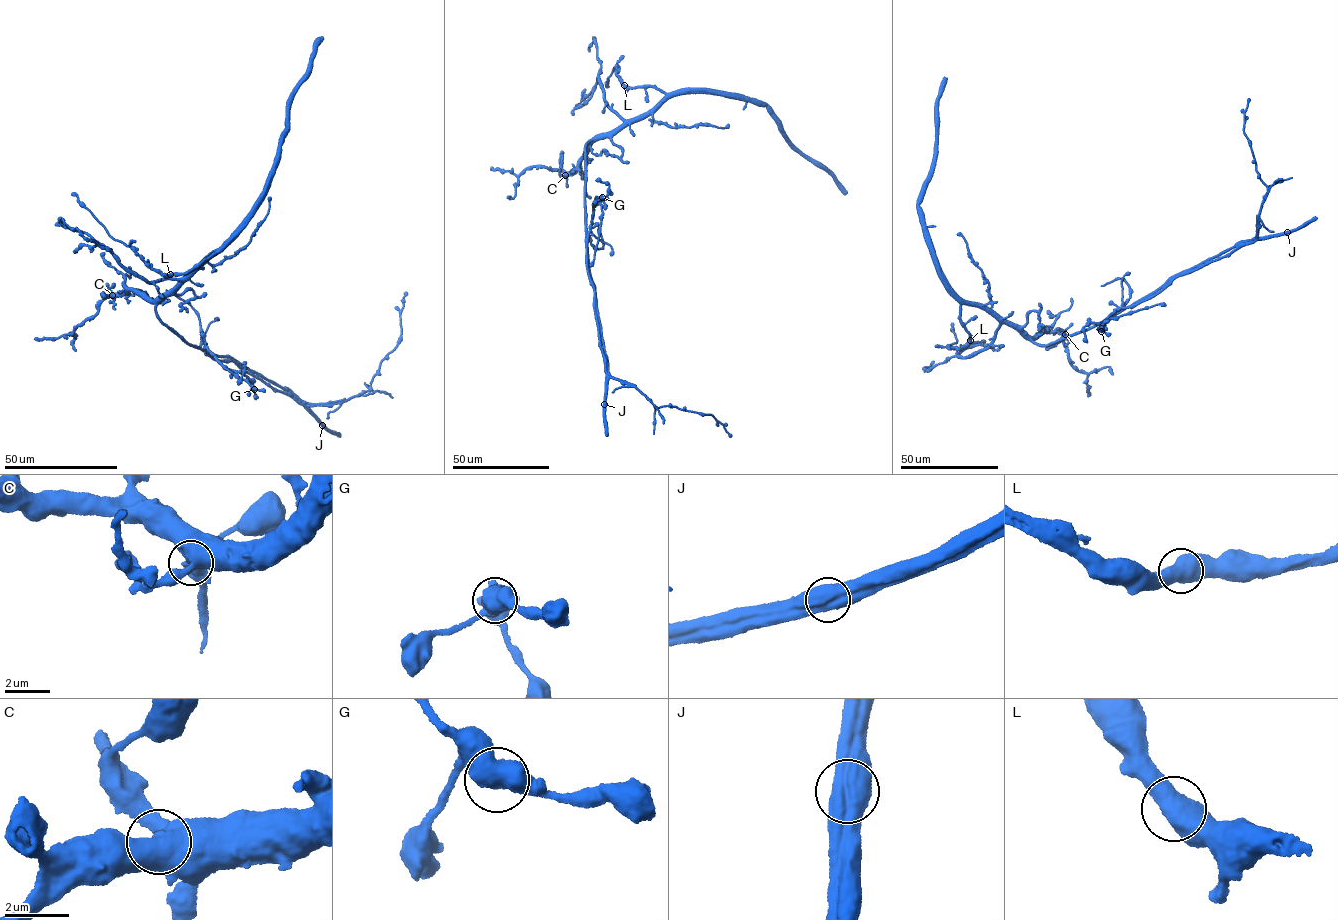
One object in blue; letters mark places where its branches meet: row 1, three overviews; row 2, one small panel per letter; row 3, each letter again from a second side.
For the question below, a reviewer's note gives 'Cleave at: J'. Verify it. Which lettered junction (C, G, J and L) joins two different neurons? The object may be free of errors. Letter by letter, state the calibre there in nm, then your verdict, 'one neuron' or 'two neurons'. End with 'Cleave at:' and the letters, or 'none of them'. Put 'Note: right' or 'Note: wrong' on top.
Note: right
C: 600 nm | one neuron
G: 700 nm | one neuron
J: 700 nm | two neurons
L: 650 nm | one neuron
Cleave at: J

